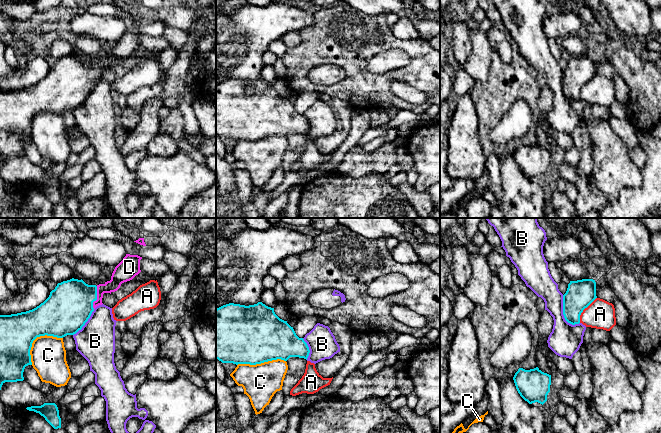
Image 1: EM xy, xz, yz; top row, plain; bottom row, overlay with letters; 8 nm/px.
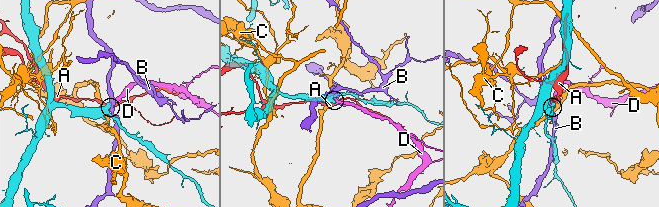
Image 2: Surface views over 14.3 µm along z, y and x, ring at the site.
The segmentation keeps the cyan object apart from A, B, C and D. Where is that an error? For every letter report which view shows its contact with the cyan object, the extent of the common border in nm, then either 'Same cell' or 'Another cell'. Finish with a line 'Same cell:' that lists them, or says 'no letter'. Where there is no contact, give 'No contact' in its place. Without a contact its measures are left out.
A: Touches cyan in yz. Shared border 240 nm. Another cell
B: Touches cyan in yz. Shared border 280 nm. Another cell
C: Touches cyan in xy. Shared border 340 nm. Another cell
D: Touches cyan in xy. Shared border 190 nm. Same cell
Same cell: D

